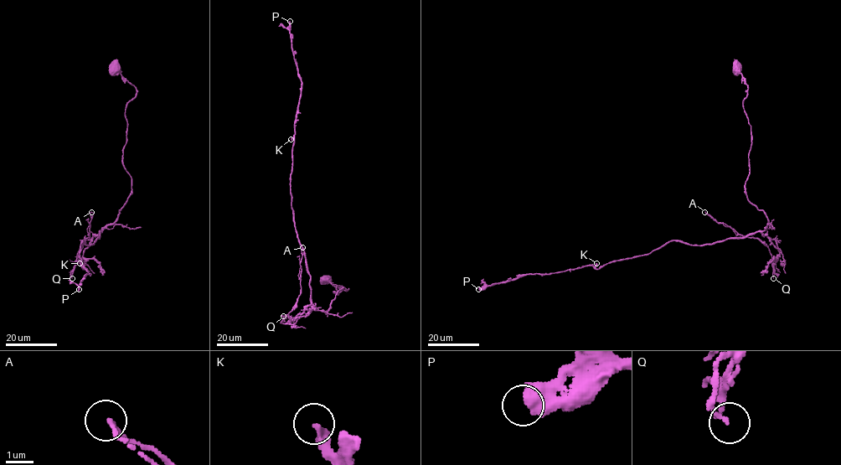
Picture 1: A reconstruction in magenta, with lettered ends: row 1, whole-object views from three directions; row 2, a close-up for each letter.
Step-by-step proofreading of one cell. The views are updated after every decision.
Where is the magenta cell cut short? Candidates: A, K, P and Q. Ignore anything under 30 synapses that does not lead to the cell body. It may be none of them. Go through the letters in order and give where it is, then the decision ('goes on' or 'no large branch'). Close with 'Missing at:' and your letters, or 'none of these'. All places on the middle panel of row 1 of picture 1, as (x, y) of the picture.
A: at (302, 247); no large branch
K: at (291, 139); no large branch
P: at (290, 21); goes on
Q: at (283, 316); no large branch
Missing at: P

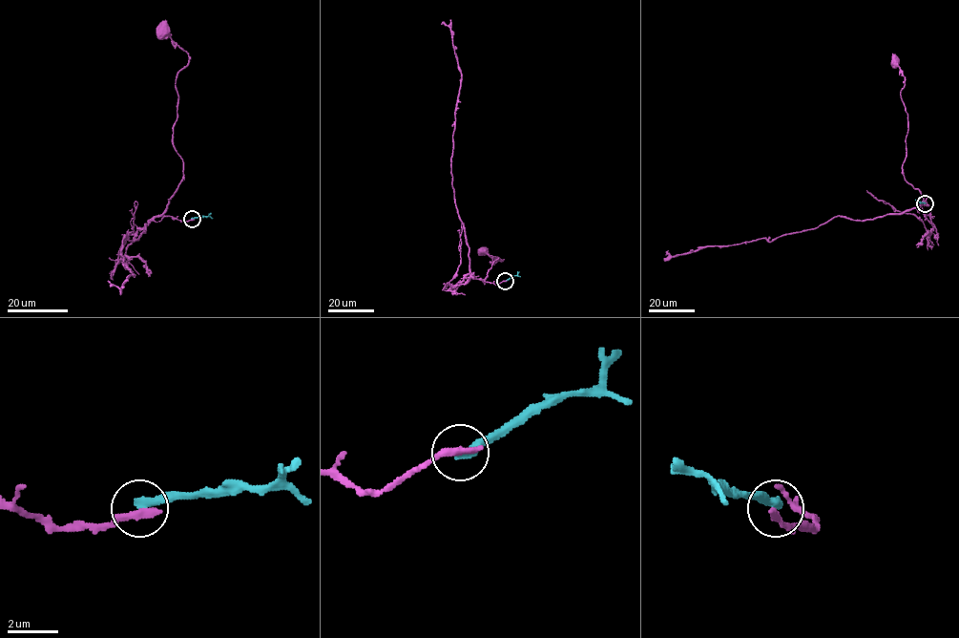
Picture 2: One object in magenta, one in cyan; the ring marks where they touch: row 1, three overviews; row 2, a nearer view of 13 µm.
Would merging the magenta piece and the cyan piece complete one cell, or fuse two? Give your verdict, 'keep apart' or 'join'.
keep apart

